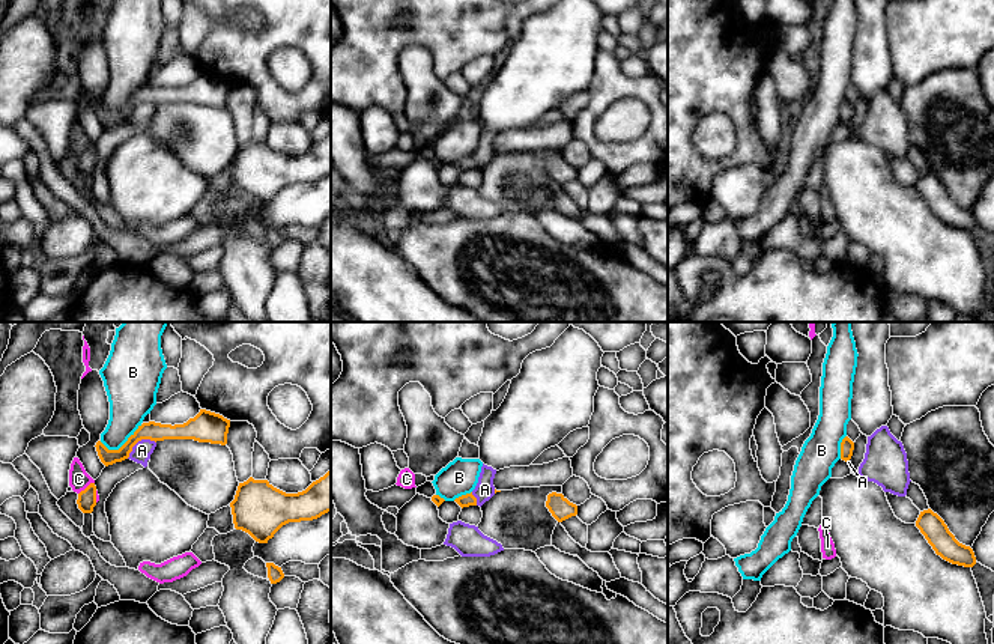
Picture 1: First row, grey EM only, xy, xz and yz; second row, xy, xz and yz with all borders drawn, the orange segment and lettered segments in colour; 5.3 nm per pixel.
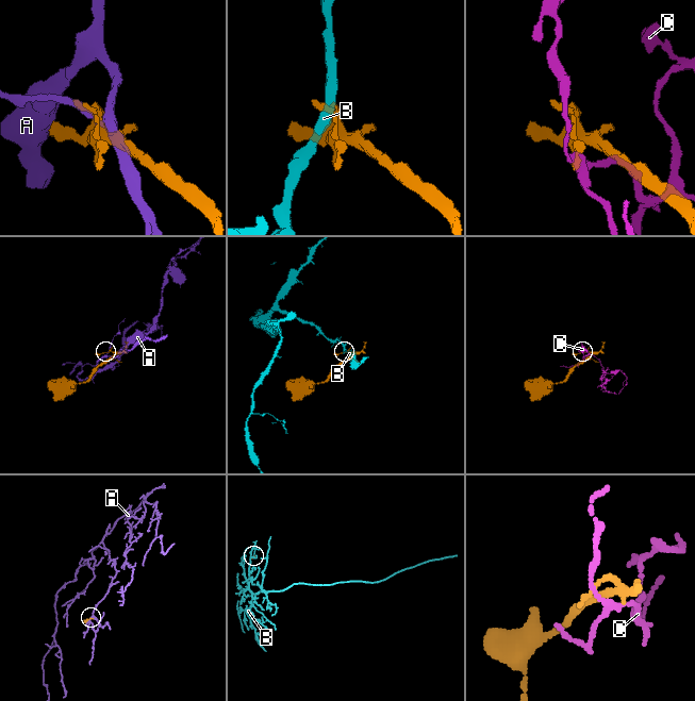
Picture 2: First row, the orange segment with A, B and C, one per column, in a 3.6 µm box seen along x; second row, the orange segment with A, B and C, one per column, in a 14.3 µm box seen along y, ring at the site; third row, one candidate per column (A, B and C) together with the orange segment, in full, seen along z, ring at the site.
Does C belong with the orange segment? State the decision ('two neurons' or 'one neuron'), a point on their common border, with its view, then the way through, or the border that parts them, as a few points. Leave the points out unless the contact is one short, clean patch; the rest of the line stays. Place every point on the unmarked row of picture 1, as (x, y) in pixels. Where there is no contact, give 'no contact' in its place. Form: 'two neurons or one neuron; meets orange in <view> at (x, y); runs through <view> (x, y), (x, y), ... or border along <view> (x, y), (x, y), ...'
two neurons; meets orange in xy at (87, 149); border along xy (93, 145), (78, 157)

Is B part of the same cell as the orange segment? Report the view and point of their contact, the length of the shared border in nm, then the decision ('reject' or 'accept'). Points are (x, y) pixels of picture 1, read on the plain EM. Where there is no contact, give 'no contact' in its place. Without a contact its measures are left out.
contact xy (122, 109); length 240 nm; reject

